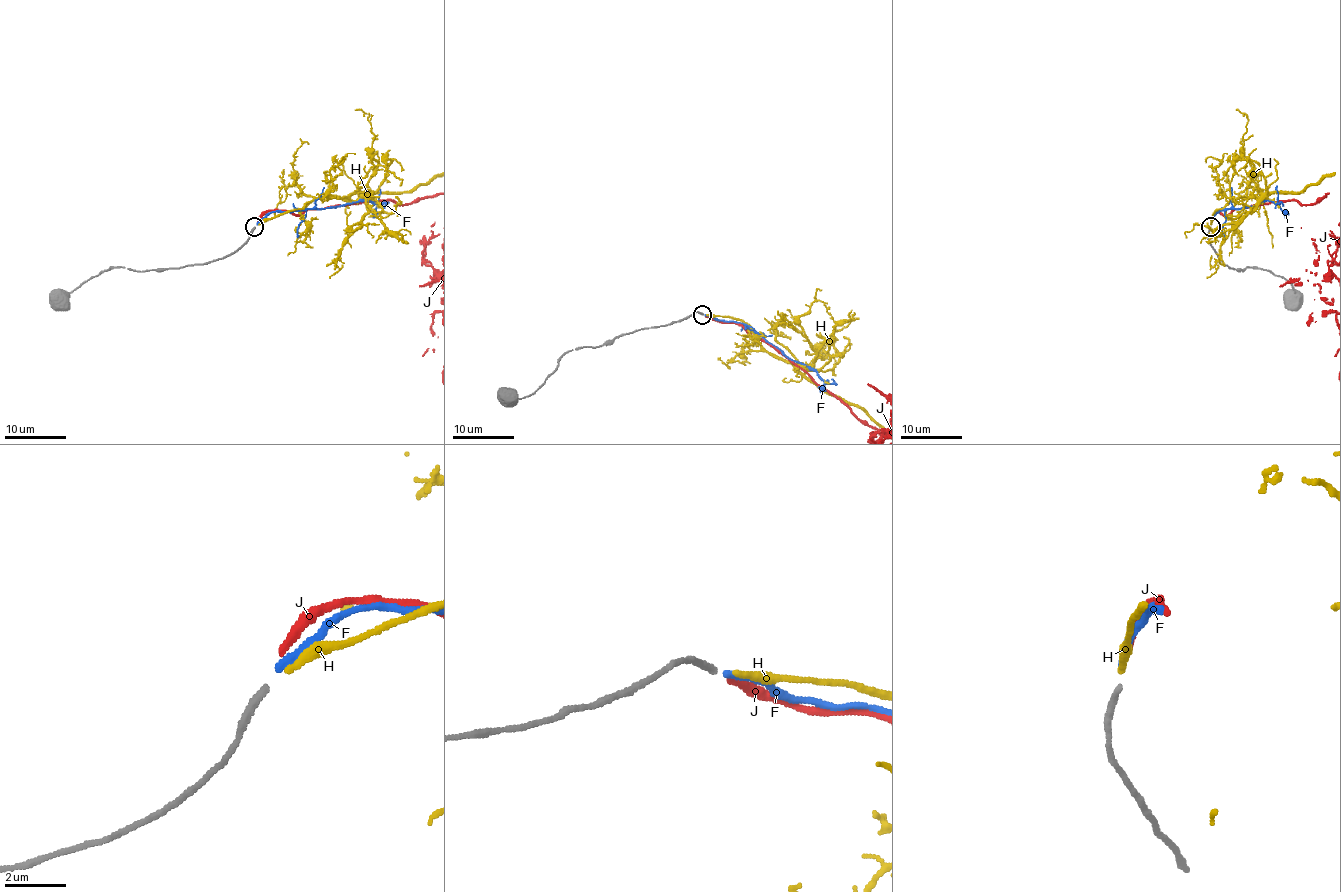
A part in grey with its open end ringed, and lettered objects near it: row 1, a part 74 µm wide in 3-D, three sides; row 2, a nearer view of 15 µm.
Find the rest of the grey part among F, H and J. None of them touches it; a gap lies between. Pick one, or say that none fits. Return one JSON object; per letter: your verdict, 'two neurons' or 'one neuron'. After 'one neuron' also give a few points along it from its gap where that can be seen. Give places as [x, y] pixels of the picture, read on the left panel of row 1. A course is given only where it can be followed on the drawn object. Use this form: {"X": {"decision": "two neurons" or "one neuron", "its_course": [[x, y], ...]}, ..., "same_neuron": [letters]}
{"F": {"decision": "two neurons"}, "H": {"decision": "one neuron"}, "J": {"decision": "two neurons"}, "same_neuron": ["H"]}

